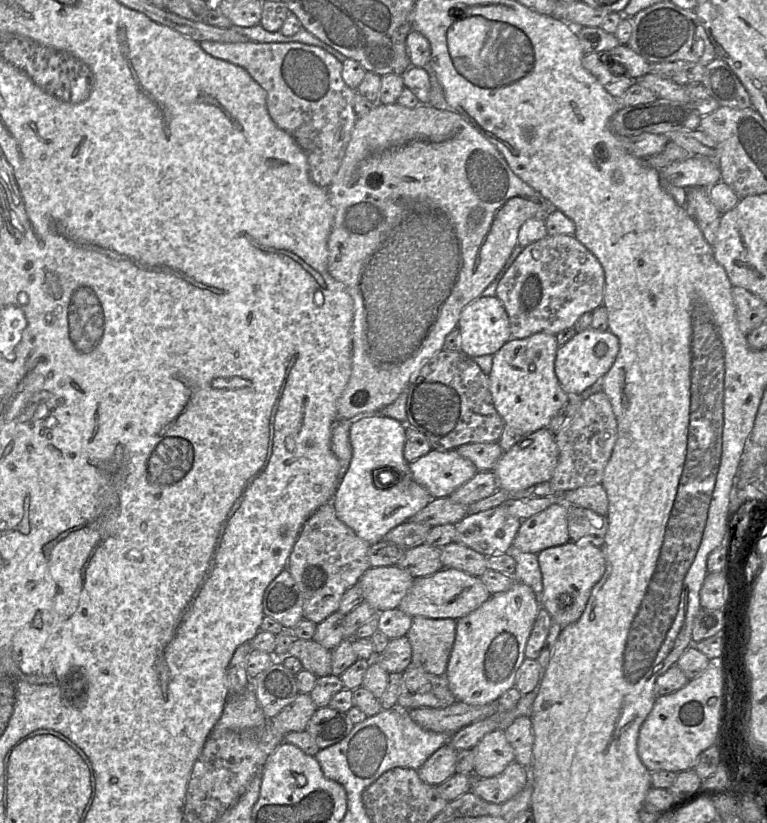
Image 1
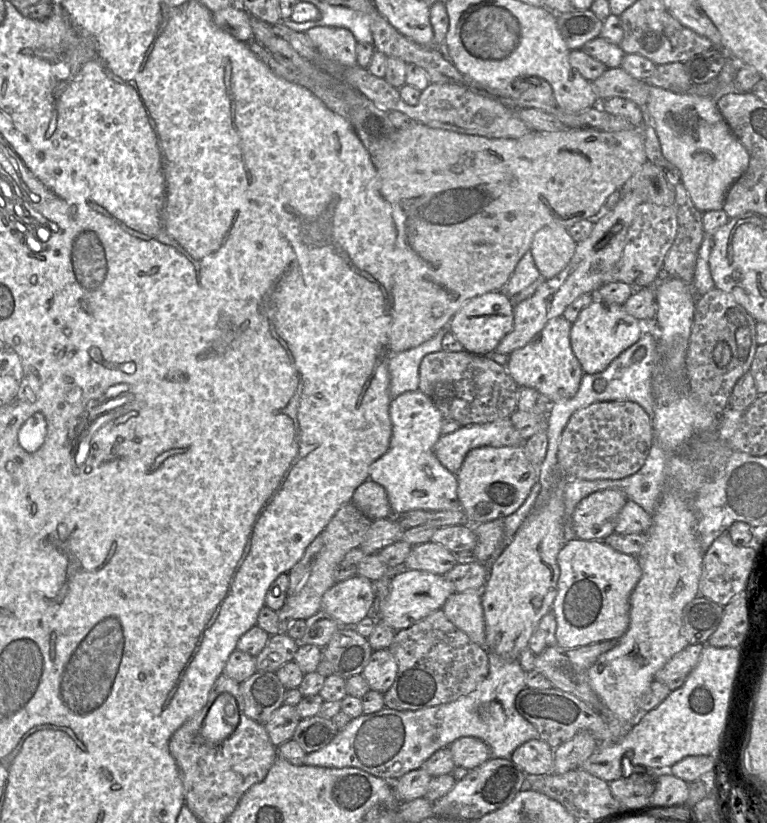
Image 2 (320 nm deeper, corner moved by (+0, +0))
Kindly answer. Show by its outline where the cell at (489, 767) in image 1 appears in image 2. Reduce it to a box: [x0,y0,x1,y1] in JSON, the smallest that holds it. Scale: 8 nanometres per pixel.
[449,737,490,770]

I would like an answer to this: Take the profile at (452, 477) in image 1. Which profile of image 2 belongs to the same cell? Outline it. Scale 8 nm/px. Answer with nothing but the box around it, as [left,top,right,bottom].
[434,417,524,475]

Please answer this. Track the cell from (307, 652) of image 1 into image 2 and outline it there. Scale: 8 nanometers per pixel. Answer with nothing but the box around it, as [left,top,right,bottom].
[256,632,299,672]

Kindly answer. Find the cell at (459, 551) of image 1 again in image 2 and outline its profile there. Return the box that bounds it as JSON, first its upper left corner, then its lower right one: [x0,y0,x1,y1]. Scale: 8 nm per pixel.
[402,541,456,576]

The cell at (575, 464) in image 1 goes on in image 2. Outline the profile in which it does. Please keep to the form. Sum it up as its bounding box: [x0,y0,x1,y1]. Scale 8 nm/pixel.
[557,400,654,480]

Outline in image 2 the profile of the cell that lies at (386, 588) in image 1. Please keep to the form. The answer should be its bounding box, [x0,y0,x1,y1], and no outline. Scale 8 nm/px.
[321,577,373,627]

